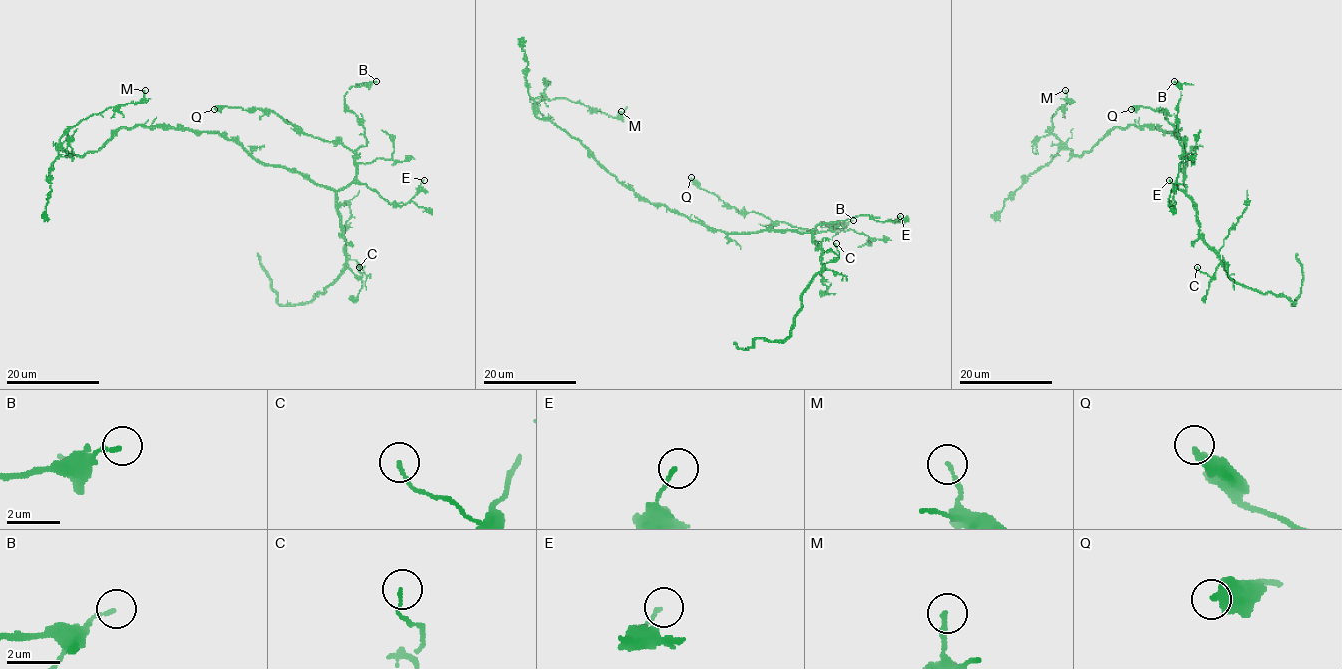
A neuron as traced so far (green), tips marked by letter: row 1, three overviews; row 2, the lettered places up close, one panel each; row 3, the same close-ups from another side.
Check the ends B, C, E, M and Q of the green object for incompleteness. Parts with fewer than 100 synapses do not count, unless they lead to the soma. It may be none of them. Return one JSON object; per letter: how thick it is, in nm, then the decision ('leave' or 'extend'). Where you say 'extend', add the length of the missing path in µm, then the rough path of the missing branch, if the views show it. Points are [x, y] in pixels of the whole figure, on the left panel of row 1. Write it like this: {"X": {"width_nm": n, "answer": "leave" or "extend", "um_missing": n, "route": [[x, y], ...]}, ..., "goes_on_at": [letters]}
{"B": {"width_nm": 150, "answer": "leave"}, "C": {"width_nm": 120, "answer": "leave"}, "E": {"width_nm": 110, "answer": "leave"}, "M": {"width_nm": 170, "answer": "leave"}, "Q": {"width_nm": 360, "answer": "leave"}, "goes_on_at": []}

